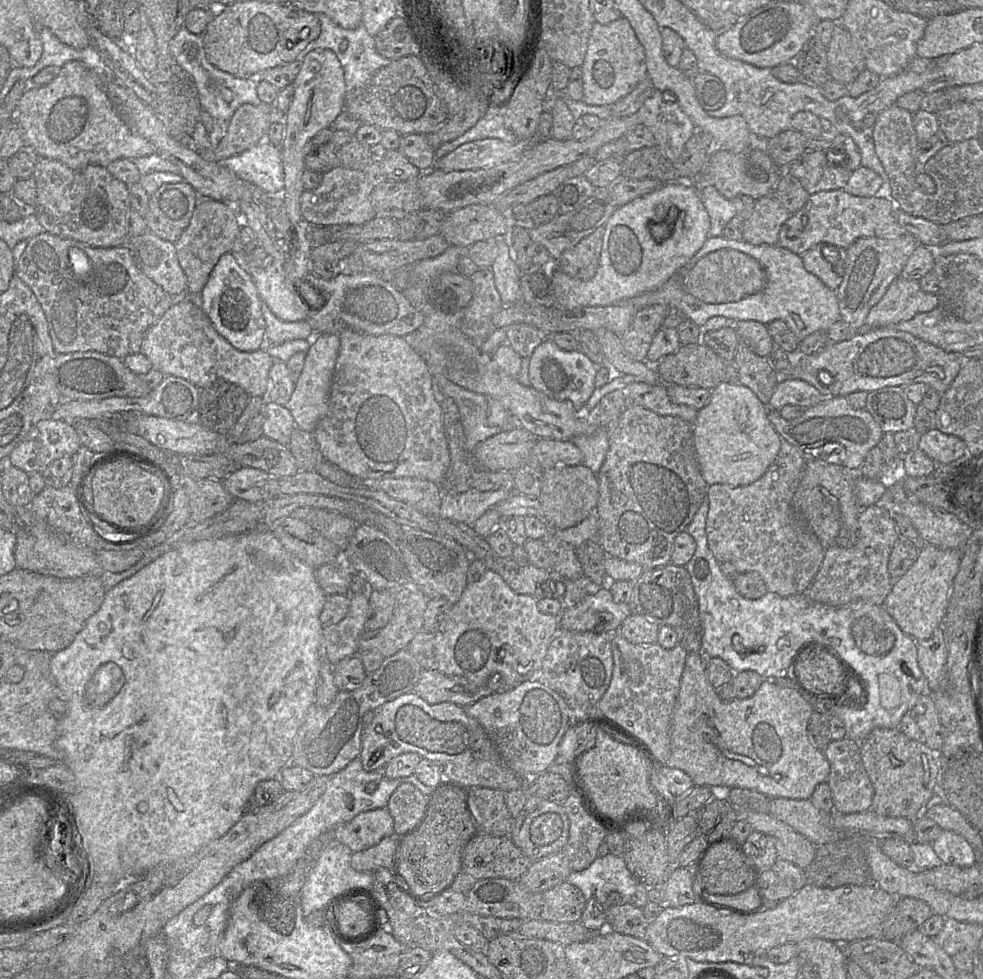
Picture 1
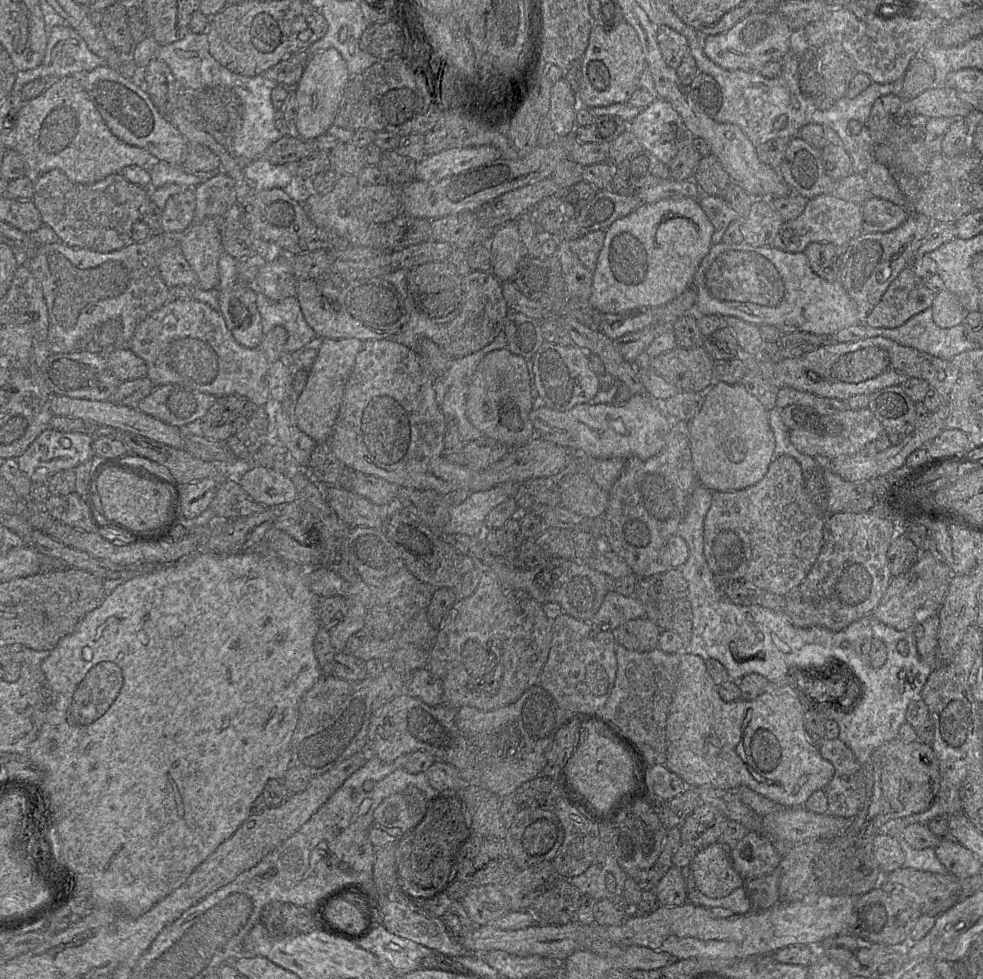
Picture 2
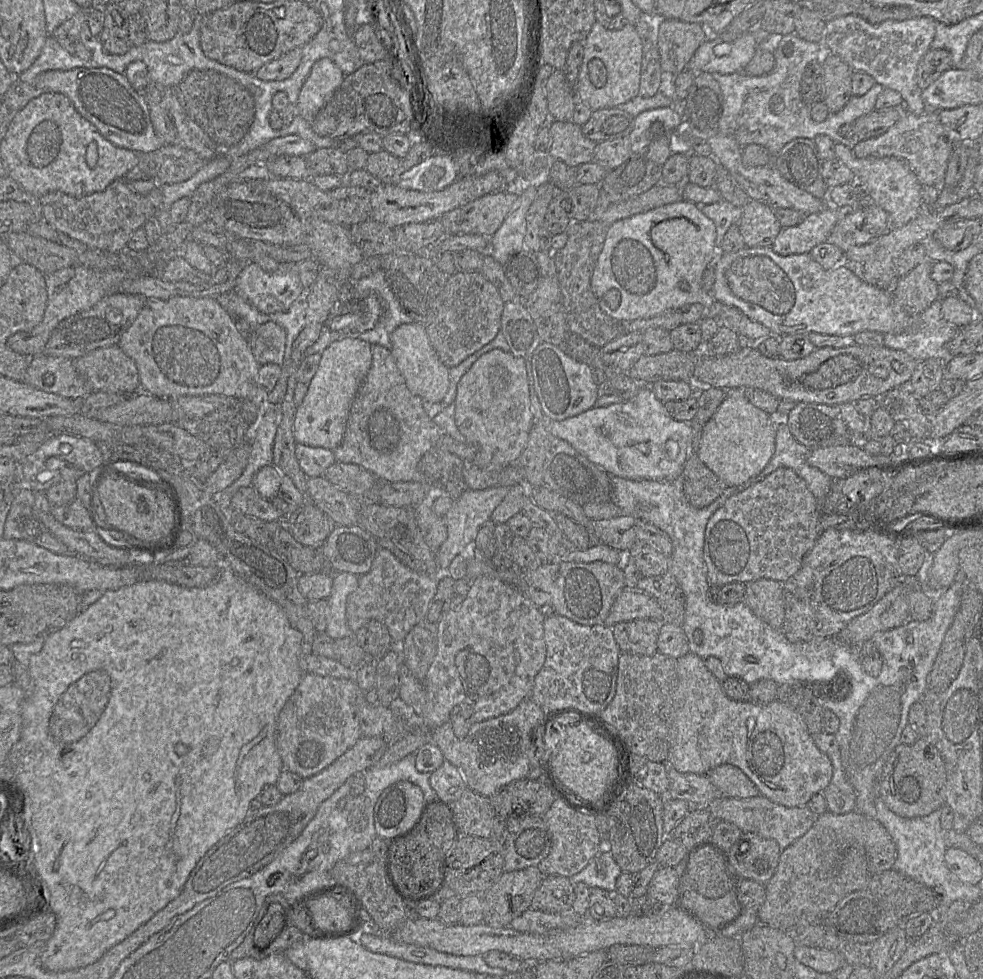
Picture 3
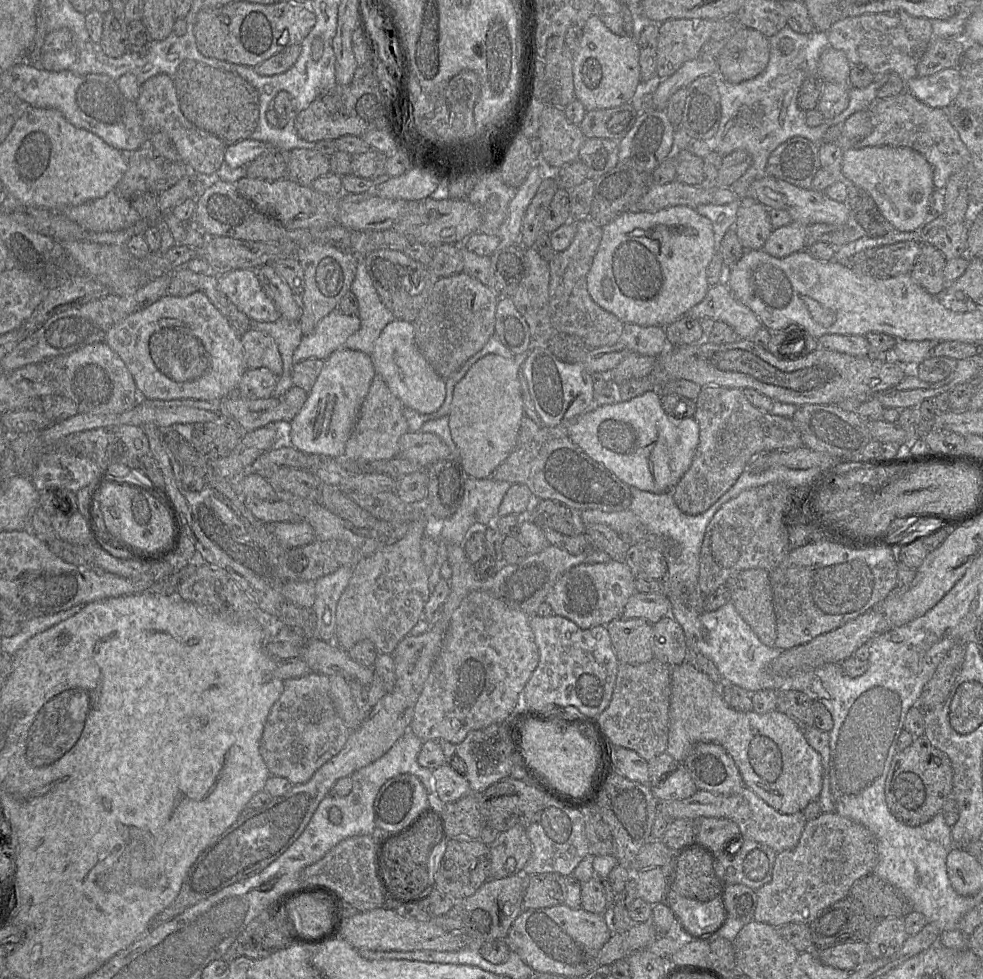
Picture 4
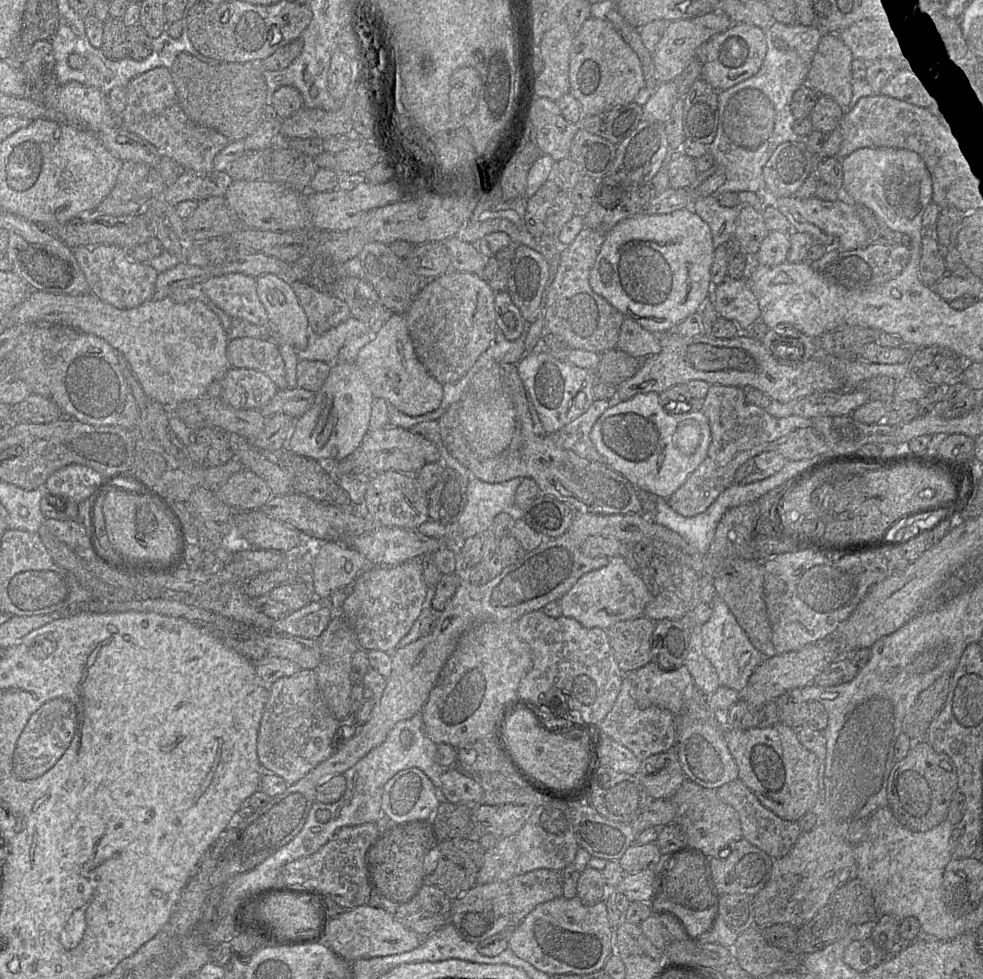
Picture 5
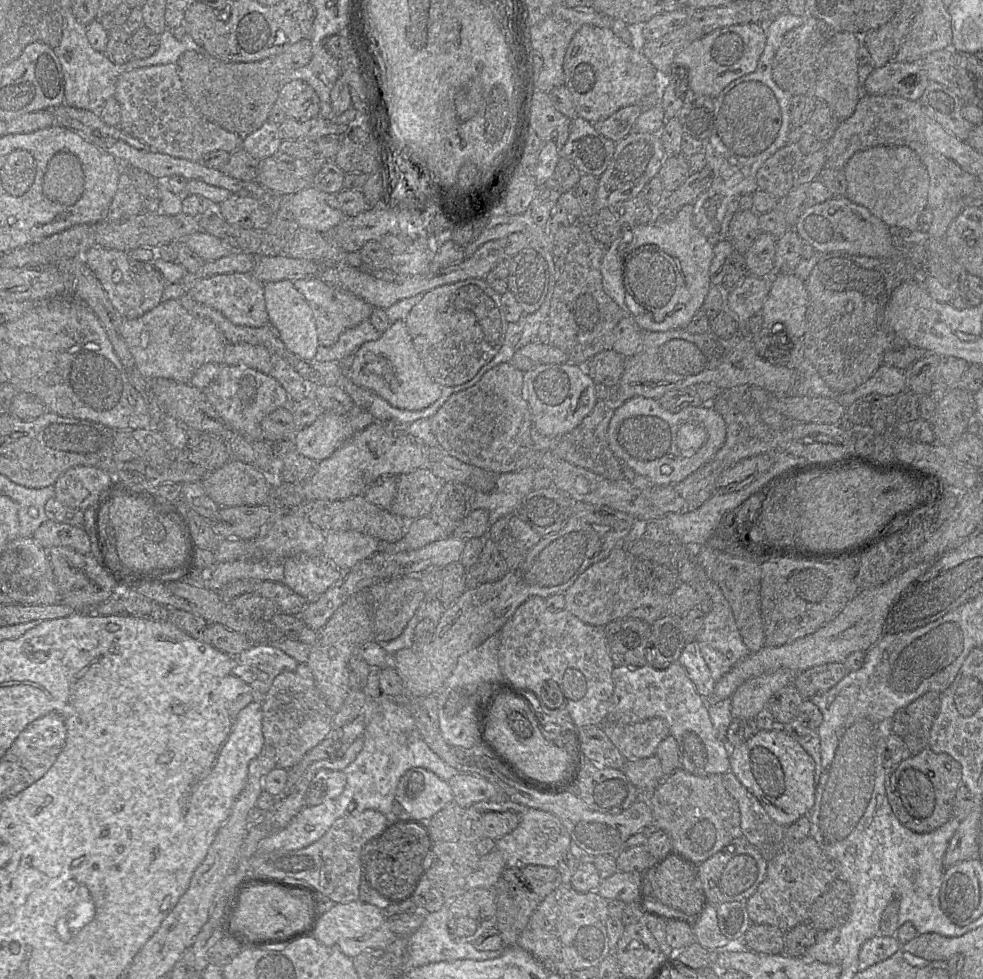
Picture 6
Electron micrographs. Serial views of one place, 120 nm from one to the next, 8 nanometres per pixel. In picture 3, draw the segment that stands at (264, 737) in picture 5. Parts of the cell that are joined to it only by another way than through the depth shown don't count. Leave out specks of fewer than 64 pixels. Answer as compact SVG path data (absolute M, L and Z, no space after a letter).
M304 673L299 685L294 690L292 695L286 701L282 710L279 713L276 728L276 747L281 756L283 763L283 770L298 774L303 779L311 777L324 768L329 766L333 761L351 748L363 735L360 729L360 724L356 715L356 699L360 692L363 692L353 678L335 678L330 676L321 676L314 673Z

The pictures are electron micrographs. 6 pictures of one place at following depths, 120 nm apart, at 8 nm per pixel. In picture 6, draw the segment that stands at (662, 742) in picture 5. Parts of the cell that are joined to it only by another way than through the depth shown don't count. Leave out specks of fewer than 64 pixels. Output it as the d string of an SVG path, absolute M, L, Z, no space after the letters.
M661 717L632 724L616 724L605 718L601 727L627 760L655 755L660 742L670 735L668 723Z

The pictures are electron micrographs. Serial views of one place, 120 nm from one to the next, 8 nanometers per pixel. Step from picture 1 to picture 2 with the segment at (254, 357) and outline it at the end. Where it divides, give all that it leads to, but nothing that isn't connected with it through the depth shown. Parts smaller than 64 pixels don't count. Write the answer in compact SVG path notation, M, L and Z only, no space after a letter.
M194 299L172 300L147 316L136 328L127 348L142 358L147 365L147 377L155 387L178 384L192 390L223 397L240 395L248 398L257 407L263 407L269 399L266 373L270 362L257 349L240 345L228 329L219 311Z

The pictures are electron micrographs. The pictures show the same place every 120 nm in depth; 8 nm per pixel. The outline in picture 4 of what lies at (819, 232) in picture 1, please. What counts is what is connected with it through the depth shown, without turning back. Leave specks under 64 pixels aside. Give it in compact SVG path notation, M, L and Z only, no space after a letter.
M793 222L788 226L773 230L763 250L778 259L783 259L805 250L806 229L807 226Z

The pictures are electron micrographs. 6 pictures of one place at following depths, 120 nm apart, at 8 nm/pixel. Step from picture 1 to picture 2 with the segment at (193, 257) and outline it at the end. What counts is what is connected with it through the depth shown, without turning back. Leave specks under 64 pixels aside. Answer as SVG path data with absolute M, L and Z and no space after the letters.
M208 217L199 224L190 225L179 244L184 258L197 274L197 287L205 291L216 289L219 284L218 262L224 252L221 218Z

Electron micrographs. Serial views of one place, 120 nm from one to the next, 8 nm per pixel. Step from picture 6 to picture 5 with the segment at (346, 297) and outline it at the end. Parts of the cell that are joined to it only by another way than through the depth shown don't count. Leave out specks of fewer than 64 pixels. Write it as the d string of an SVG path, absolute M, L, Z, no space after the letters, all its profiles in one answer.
M304 281L290 284L309 324L309 331L323 334L350 316L346 302L328 292L317 290Z

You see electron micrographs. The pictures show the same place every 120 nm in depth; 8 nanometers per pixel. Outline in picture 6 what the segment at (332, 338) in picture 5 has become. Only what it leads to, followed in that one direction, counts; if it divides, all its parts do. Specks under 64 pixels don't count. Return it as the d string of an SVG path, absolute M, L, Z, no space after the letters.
M368 320L362 321L343 331L333 345L319 345L313 360L314 362L340 362L345 357L355 353L362 344L375 341L380 335L381 333Z

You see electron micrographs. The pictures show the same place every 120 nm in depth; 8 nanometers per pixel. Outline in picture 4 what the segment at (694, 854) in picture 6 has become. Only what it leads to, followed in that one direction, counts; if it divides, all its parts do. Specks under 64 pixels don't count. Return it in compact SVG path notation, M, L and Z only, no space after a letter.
M697 818L693 820L694 842L705 847L713 856L723 852L730 842L740 837L739 826L725 818Z

